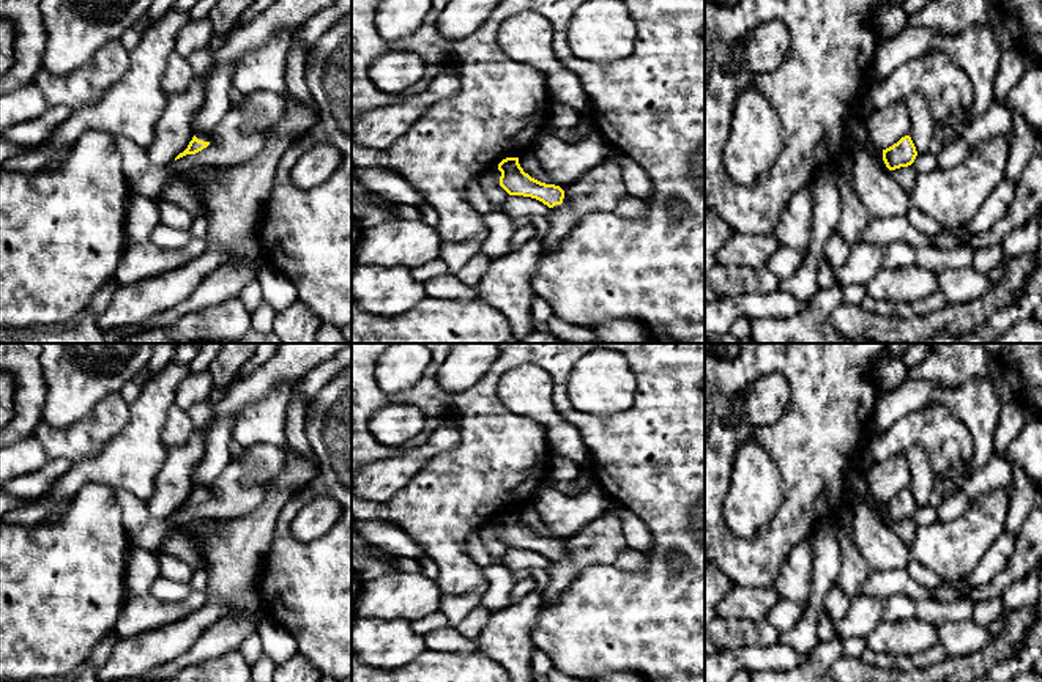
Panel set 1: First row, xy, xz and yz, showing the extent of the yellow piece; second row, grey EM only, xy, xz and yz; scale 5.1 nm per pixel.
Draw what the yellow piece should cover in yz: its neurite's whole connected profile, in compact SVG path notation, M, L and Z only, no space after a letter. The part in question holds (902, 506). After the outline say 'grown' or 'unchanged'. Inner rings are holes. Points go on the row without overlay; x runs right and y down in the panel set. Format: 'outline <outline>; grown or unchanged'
outline M910 488L902 490L897 496L883 502L883 513L889 523L911 518L916 509L917 504Z; unchanged

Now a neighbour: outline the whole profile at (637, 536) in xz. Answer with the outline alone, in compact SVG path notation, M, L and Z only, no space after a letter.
M613 504L610 507L621 520L626 545L635 551L646 553L654 550L653 536L645 521L632 510Z

